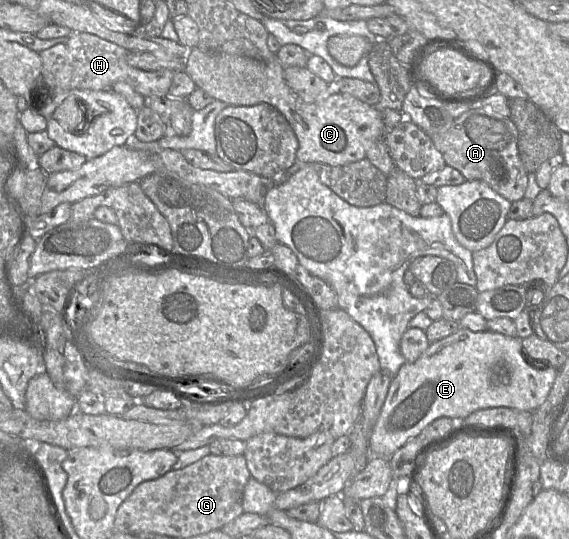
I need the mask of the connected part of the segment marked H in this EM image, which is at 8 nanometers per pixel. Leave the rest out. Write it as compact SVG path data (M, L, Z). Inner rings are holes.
M71 32L66 42L59 43L40 52L45 94L49 88L62 90L111 90L116 82L129 84L144 97L167 96L175 72L170 69L144 71L130 66L126 56L130 51L96 35Z

